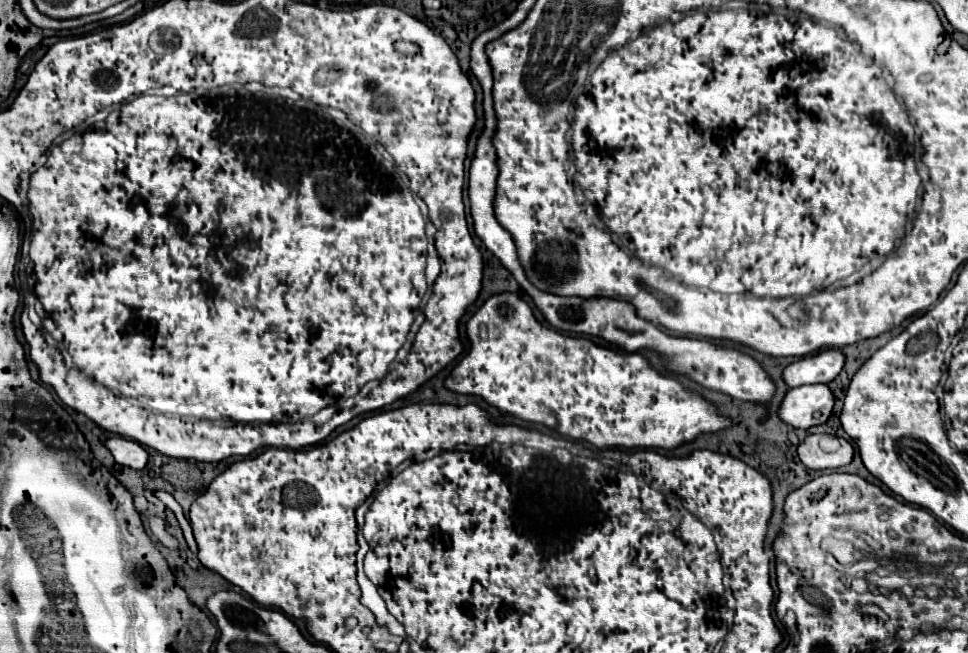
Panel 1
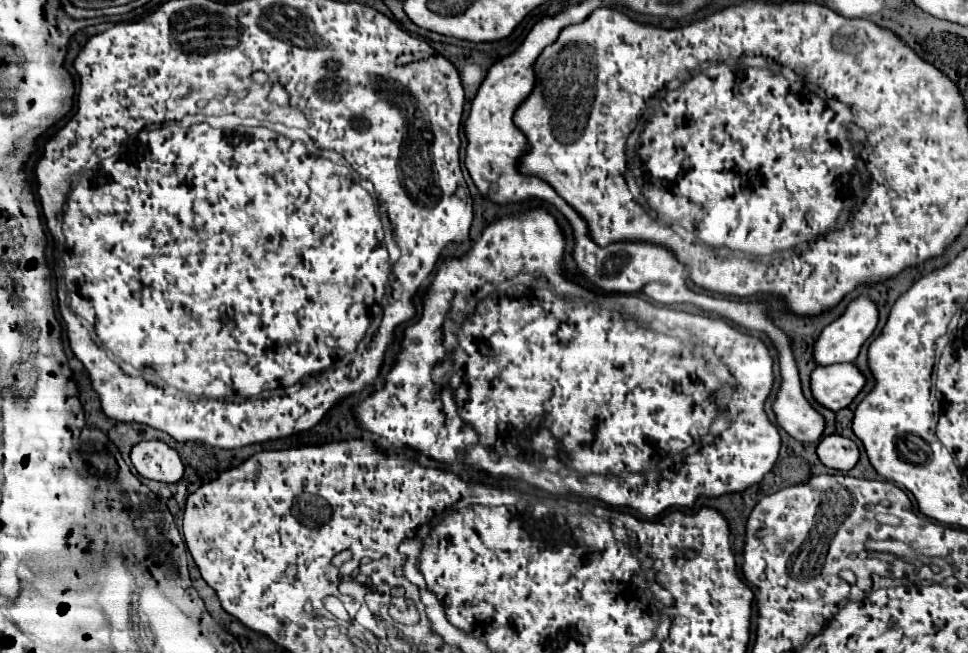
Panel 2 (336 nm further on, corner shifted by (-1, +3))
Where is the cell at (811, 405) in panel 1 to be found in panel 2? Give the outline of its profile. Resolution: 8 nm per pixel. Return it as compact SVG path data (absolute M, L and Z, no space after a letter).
M855 364L817 366L811 374L811 392L821 406L839 412L855 400L865 382L867 378Z

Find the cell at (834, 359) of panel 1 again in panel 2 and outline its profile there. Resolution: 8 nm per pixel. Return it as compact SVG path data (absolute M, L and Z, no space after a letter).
M861 294L857 298L853 298L847 306L847 310L833 322L829 324L819 340L815 342L815 360L817 364L821 366L829 366L829 364L841 364L841 362L855 362L855 358L859 356L859 350L861 346L869 340L869 336L875 332L877 328L877 322L879 322L879 310L877 310L877 304L867 296L867 294Z

